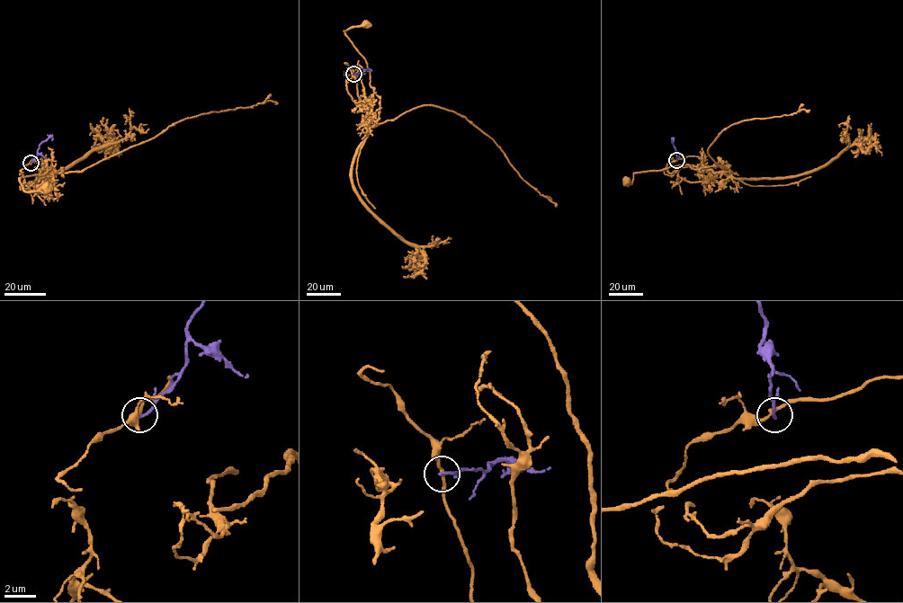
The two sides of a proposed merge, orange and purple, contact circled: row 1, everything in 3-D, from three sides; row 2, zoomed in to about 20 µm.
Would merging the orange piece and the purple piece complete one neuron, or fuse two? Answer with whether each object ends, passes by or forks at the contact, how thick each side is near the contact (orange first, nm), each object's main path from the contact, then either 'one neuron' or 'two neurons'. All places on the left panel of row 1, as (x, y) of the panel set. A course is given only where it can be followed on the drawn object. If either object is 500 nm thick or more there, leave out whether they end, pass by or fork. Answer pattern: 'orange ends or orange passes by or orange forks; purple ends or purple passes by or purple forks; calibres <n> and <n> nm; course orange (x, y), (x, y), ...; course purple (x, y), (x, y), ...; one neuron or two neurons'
orange passes by; purple ends; calibres 200 and 200 nm; course orange (31, 163), (35, 157), (44, 179), (61, 169), (20, 179), (27, 191), (46, 186); course purple (31, 163), (37, 156), (40, 144), (51, 137), (51, 140); two neurons

